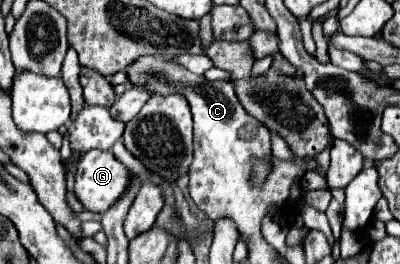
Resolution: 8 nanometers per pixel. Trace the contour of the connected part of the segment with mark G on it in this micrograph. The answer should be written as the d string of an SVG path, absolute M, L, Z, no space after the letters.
M90 150L76 164L74 194L86 210L102 214L122 196L130 174L112 152Z

